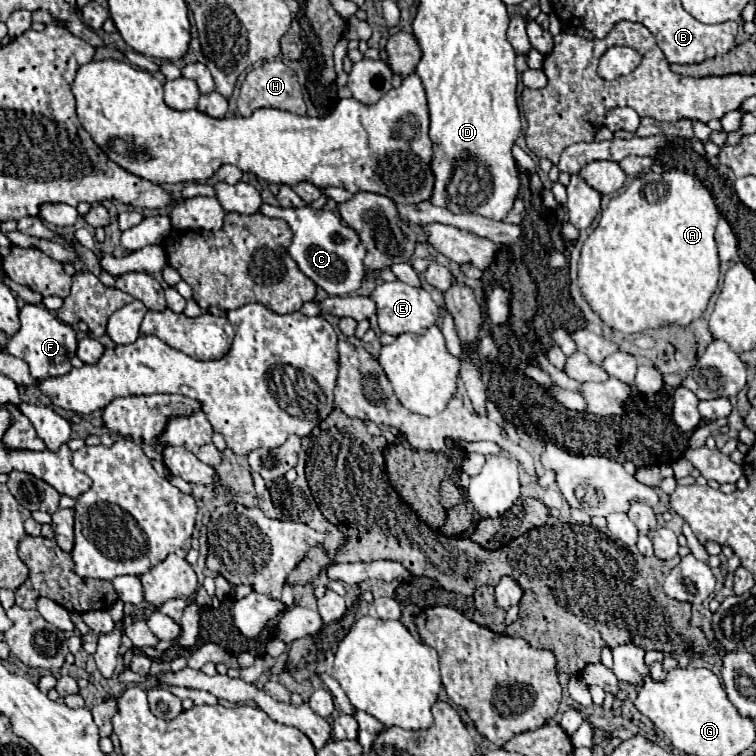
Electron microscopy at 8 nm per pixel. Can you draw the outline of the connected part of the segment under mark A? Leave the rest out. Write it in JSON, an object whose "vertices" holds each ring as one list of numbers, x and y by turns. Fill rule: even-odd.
{"vertices":[[678,170,636,176,622,194,608,202,598,226,582,246,578,262,578,286,582,296,604,324,618,332,636,334,668,324,688,326,704,314,710,296,718,288,720,258,714,242,718,218,720,212,710,190,694,176]]}

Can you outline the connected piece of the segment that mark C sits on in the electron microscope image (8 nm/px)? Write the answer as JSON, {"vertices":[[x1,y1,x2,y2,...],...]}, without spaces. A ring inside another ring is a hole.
{"vertices":[[310,206,304,208,284,208,288,210,288,218,284,218,292,232,292,244,288,248,290,256,298,262,300,270,320,288,324,288,330,296,352,294,360,288,366,278,364,256,366,248,356,230,348,228,342,218,330,210,314,210]]}

